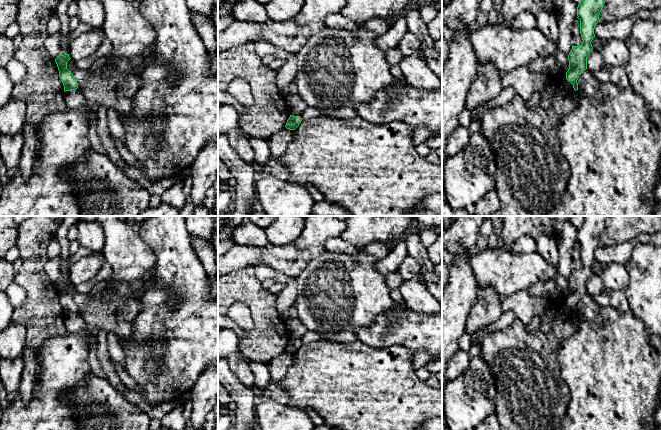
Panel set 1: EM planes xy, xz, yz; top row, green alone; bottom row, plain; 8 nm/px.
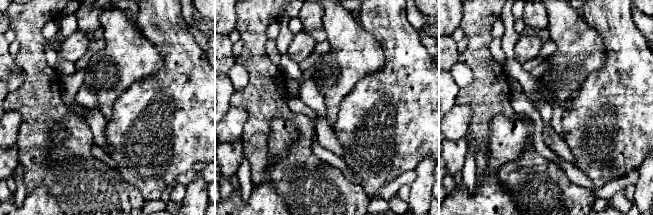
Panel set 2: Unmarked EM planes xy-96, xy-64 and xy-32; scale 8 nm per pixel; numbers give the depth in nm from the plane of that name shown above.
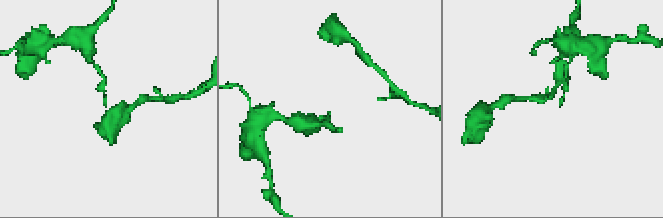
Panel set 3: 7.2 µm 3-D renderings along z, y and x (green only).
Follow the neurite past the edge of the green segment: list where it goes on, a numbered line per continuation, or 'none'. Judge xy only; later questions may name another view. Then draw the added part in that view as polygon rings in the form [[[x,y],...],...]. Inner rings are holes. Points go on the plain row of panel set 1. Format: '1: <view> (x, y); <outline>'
1: xy (74, 323); [[[78,313],[66,315],[64,317],[64,323],[68,333],[76,334],[87,330],[83,318]]]

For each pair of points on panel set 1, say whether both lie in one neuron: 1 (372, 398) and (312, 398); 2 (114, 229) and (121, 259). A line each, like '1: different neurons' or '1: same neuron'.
1: same neuron
2: same neuron

